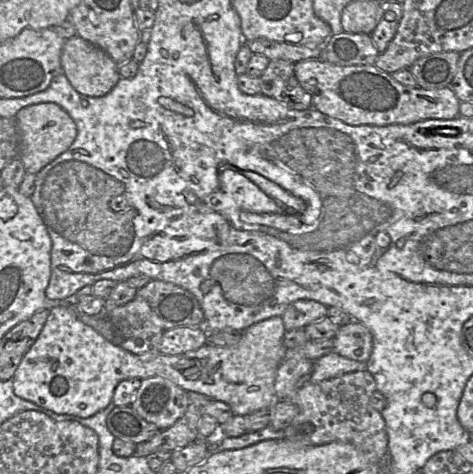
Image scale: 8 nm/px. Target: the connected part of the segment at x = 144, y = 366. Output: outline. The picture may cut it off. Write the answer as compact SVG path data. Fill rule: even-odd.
M56 306L50 309L41 332L17 367L12 378L13 391L18 397L55 413L87 418L104 410L112 402L114 390L122 380L142 380L160 376L187 392L203 394L228 404L234 415L249 415L264 408L270 409L277 402L274 384L277 370L286 357L287 348L283 344L285 332L282 318L273 316L246 328L240 341L234 346L219 347L205 344L197 350L183 354L170 356L159 353L151 359L145 359L108 341L79 320L67 307Z

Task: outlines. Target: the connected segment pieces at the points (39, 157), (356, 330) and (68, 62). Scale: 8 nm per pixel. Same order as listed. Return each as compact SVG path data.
M42 102L21 108L15 116L15 122L19 133L19 157L26 173L37 174L65 152L77 135L74 120L54 102Z
M358 321L341 326L334 337L334 352L359 362L367 362L373 349L371 330Z
M76 35L65 40L62 73L80 94L101 97L121 78L119 65L101 48Z

